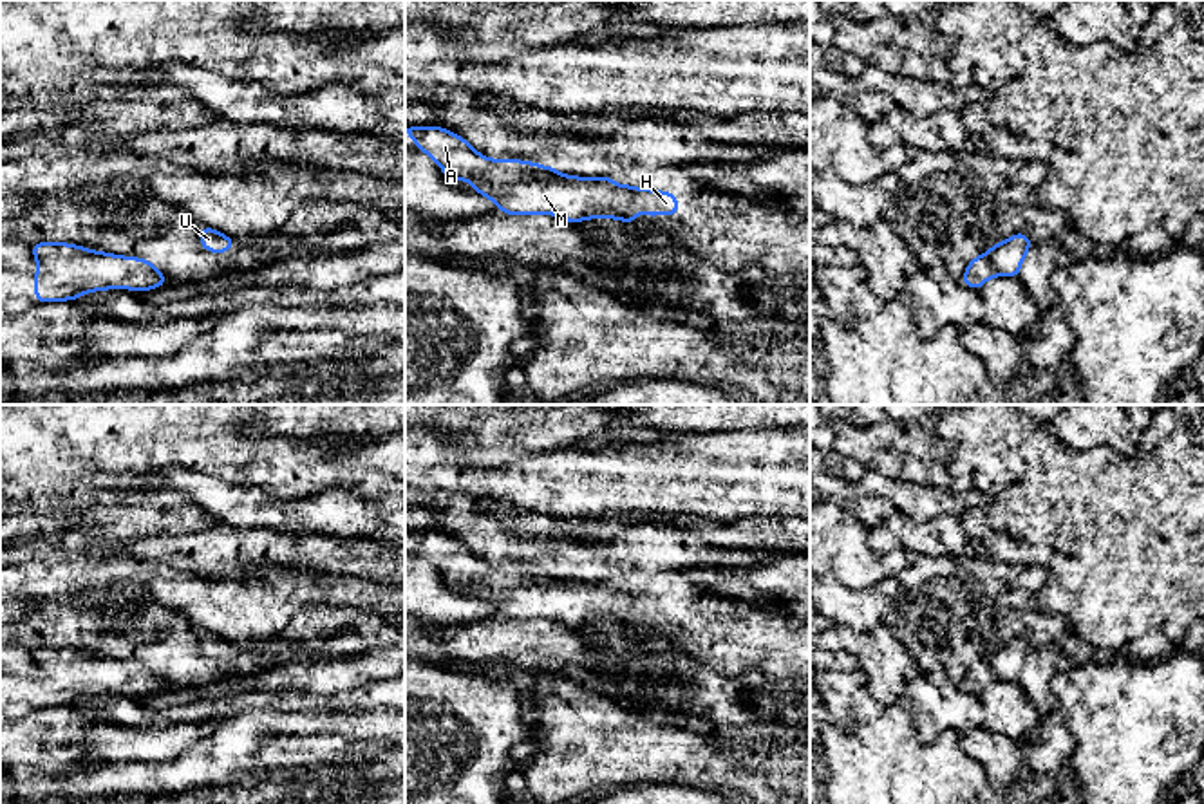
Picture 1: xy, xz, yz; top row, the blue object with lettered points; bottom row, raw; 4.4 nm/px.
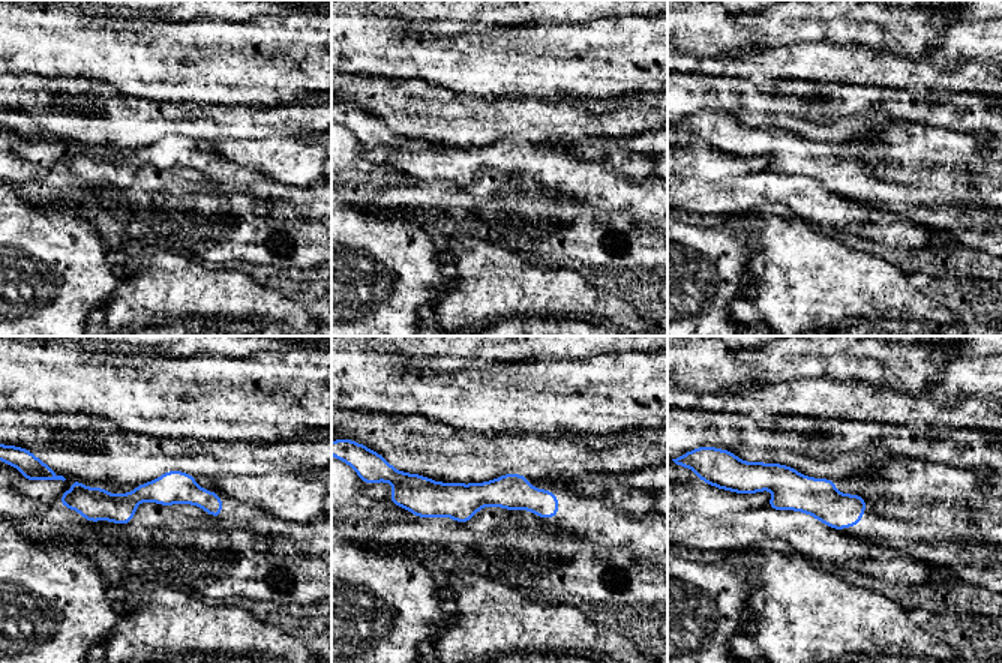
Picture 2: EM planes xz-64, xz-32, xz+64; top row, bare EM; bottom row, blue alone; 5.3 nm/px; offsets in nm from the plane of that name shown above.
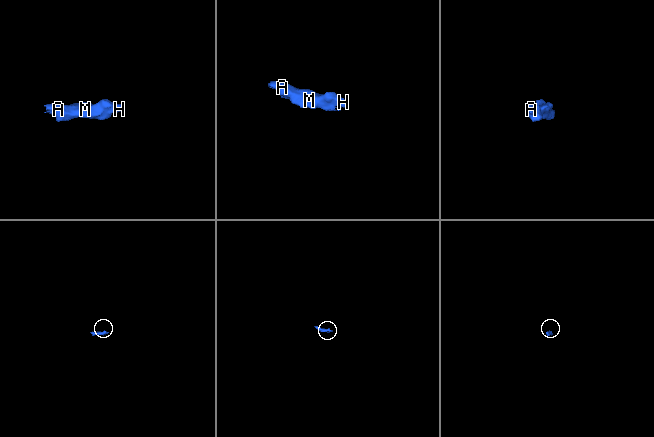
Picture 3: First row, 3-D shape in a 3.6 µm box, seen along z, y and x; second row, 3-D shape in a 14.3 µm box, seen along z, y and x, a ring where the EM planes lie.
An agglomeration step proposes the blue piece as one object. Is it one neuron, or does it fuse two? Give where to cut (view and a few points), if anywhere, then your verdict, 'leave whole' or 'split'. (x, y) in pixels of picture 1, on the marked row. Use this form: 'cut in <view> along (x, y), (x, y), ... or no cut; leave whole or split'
no cut; leave whole

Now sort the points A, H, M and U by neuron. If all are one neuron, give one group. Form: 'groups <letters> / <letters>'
groups A H M U

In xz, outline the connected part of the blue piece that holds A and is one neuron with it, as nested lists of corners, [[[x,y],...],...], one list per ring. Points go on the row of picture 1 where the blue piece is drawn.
[[[405,126],[405,132],[418,145],[418,150],[425,152],[439,164],[445,177],[448,177],[452,182],[472,181],[474,192],[490,199],[503,213],[508,215],[546,213],[577,224],[586,219],[616,219],[622,222],[638,222],[638,210],[644,210],[649,219],[653,219],[656,213],[669,217],[678,213],[678,197],[671,192],[616,184],[611,181],[611,175],[588,179],[564,175],[551,166],[542,166],[530,161],[488,159],[475,152],[466,139],[441,126]]]

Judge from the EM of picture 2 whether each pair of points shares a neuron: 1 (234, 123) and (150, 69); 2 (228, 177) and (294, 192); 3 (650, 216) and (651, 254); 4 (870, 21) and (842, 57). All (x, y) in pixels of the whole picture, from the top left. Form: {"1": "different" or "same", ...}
{"1": "different", "2": "same", "3": "different", "4": "different"}

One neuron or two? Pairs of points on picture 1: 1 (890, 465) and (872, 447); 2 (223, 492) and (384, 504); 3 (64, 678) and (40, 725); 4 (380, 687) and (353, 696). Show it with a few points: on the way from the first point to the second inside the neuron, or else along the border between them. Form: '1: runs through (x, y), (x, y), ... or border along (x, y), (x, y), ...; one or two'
1: runs through (886, 461), (875, 450); one
2: runs through (263, 510), (344, 512); one
3: border along (75, 703), (38, 707), (18, 719); two
4: runs through (373, 694), (360, 696); one

